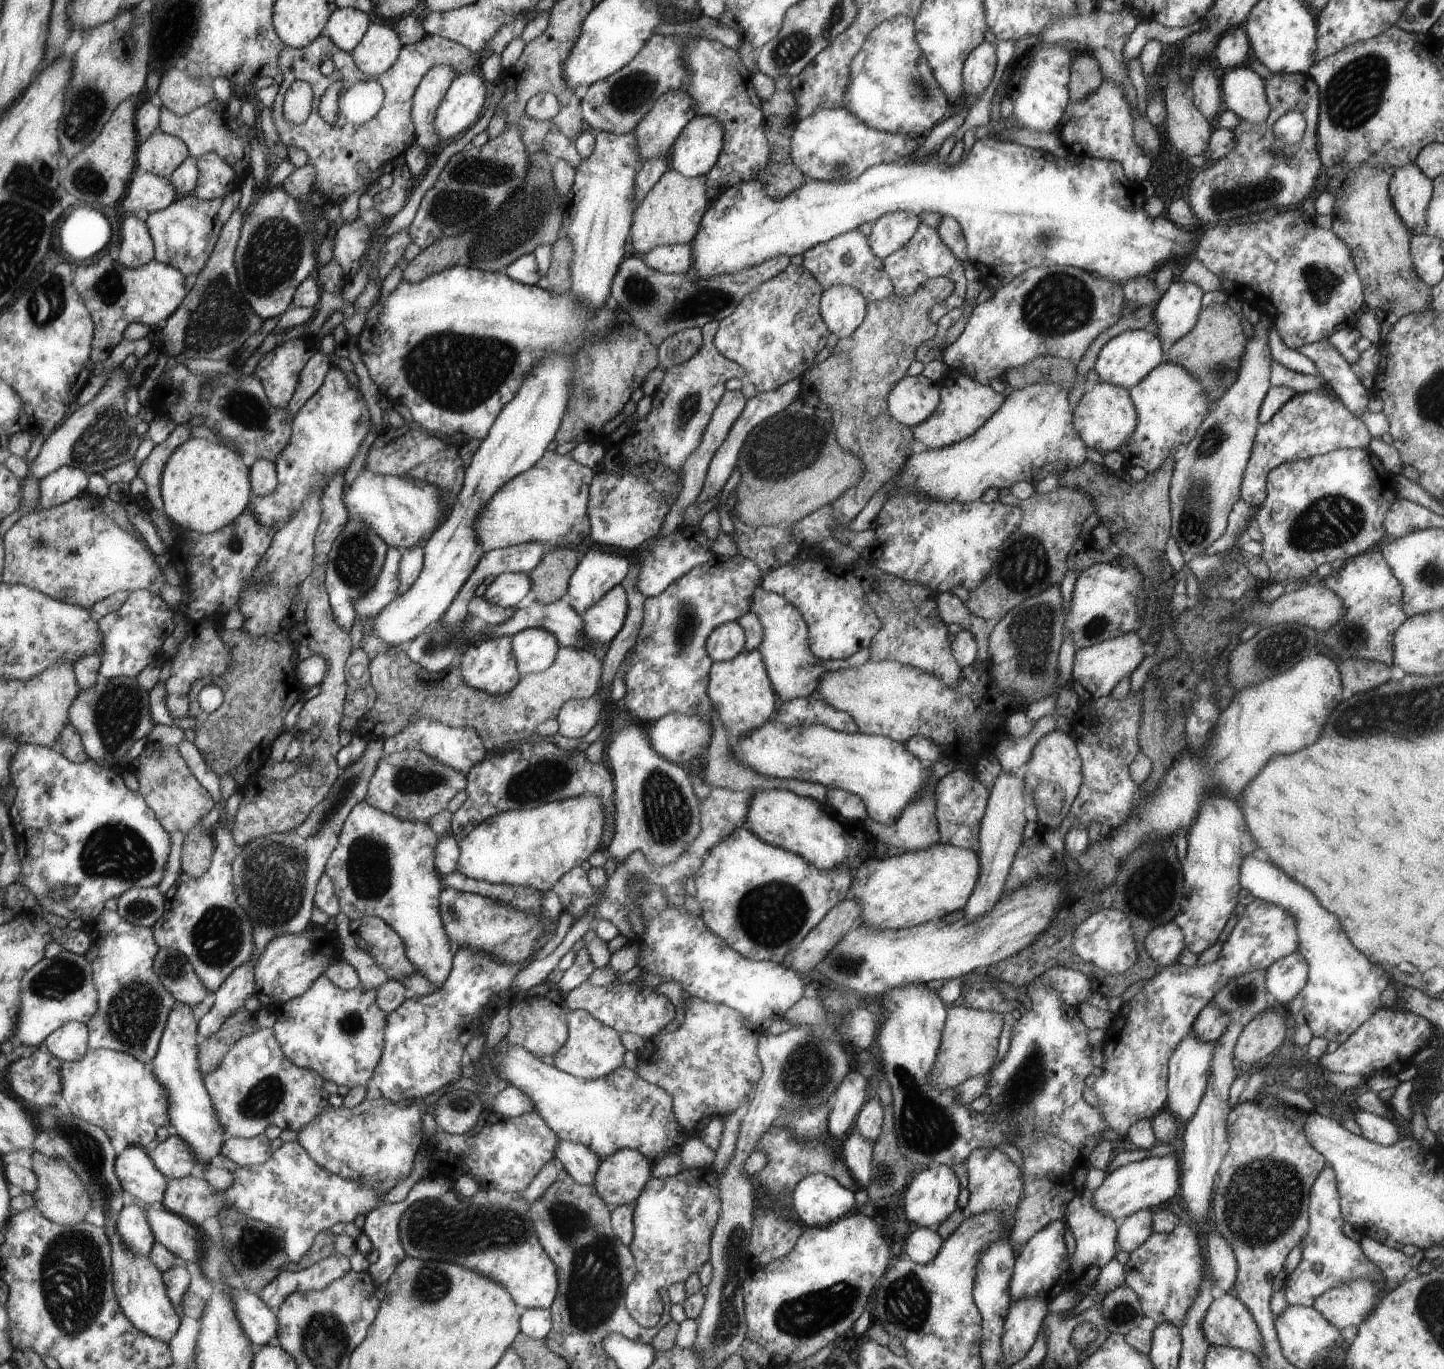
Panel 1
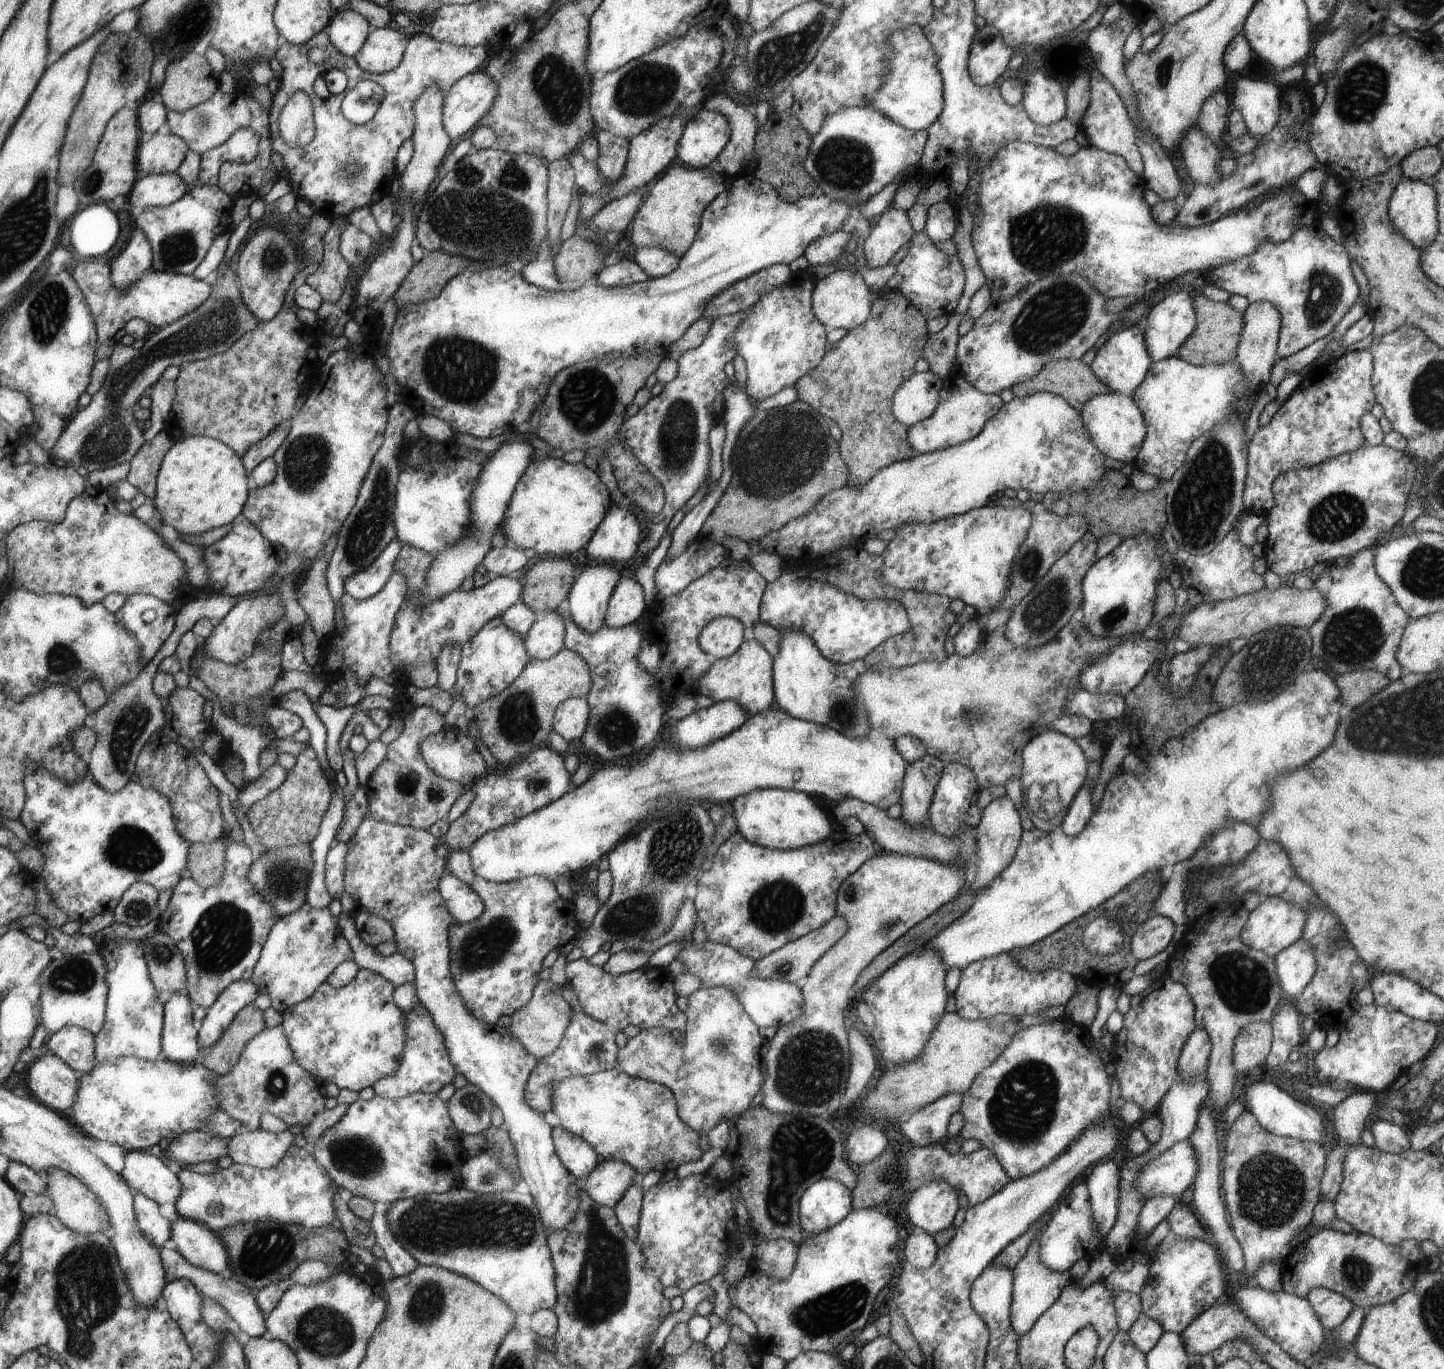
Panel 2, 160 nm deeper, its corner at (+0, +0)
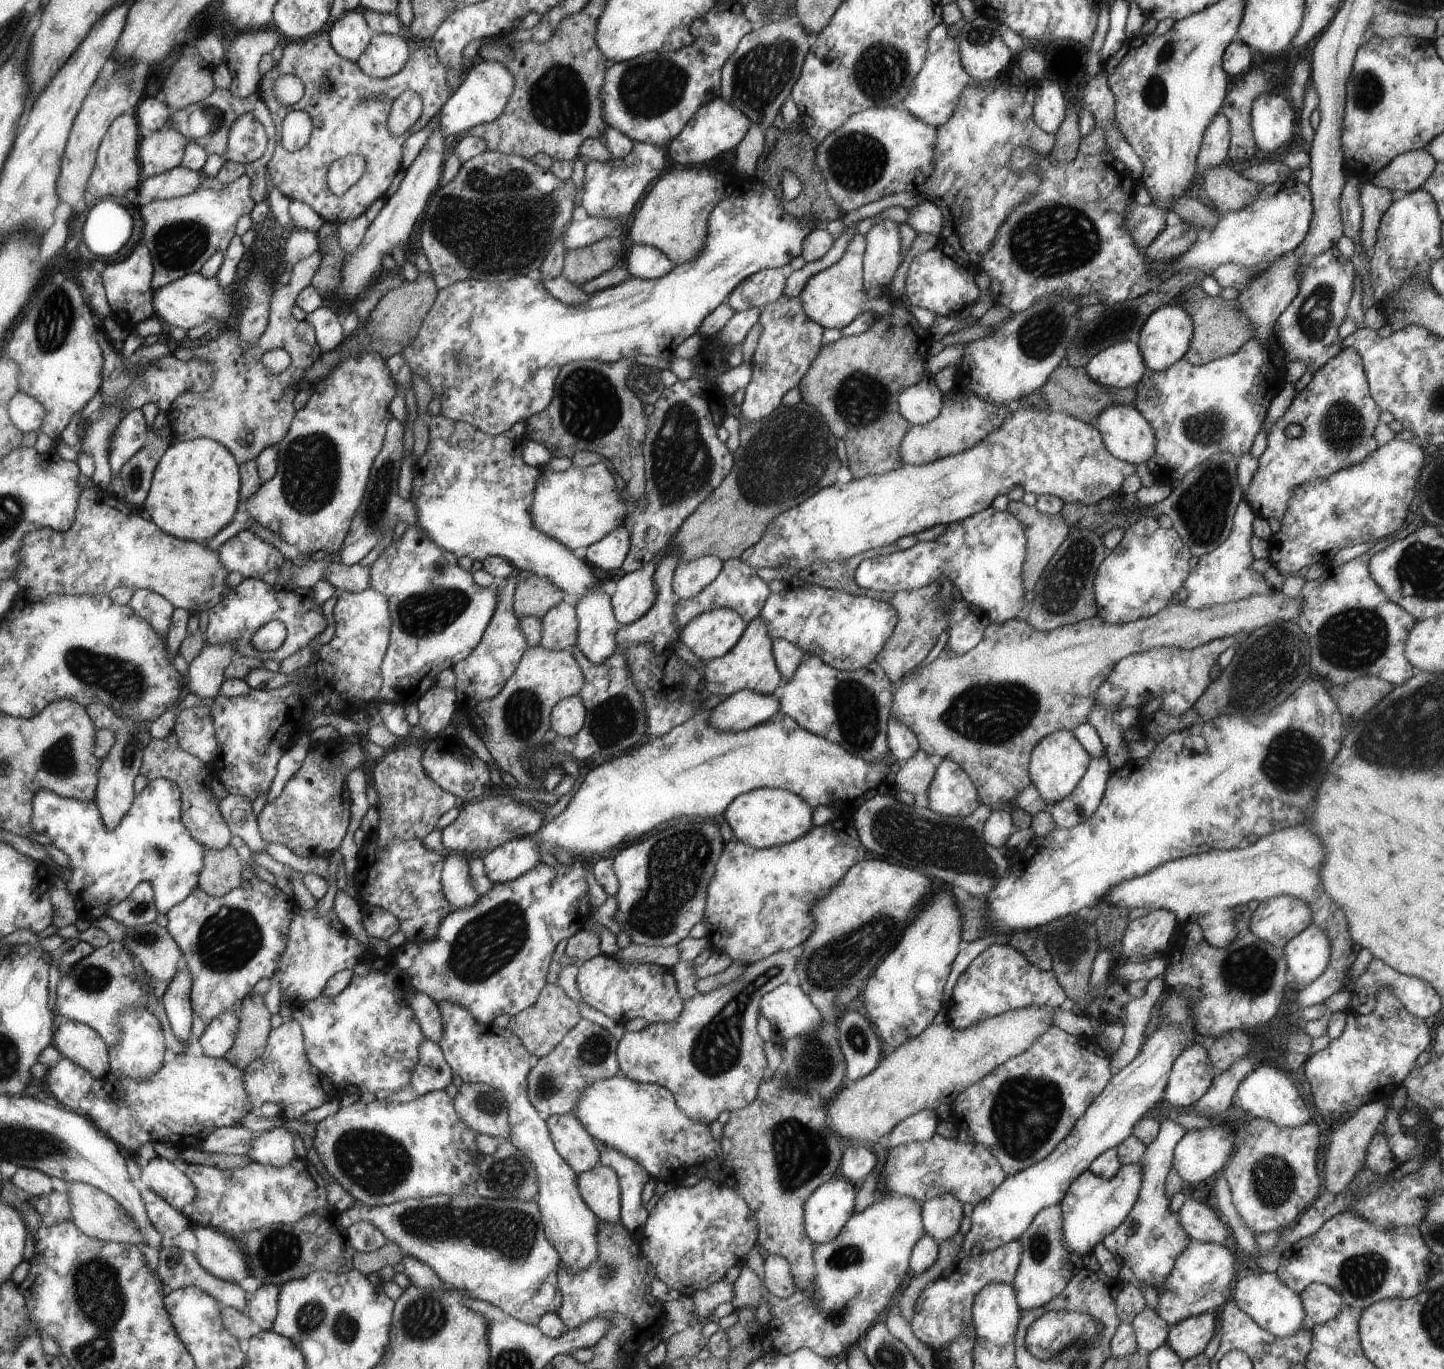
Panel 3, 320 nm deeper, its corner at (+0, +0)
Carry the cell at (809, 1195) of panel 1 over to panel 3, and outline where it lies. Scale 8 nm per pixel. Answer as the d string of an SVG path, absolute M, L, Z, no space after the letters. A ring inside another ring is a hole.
M833 1178L809 1197L805 1204L805 1231L818 1246L831 1243L854 1215L854 1186L846 1178Z

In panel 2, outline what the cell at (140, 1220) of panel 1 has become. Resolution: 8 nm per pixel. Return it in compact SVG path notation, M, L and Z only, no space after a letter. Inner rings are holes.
M140 1193L135 1196L135 1211L140 1228L153 1245L159 1248L171 1238L173 1222L161 1213L156 1201Z

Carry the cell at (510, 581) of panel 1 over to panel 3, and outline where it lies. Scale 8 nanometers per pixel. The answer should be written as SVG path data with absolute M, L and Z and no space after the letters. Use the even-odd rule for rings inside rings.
M412 525L369 566L370 588L387 596L391 609L391 640L382 664L381 702L402 706L418 702L436 685L436 676L466 659L486 634L487 624L499 602L499 593L495 586L477 586L472 573L461 568L457 558L435 543L423 528Z

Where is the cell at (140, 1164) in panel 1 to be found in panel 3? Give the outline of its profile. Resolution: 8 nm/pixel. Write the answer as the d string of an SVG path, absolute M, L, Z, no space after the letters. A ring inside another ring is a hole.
M156 1156L141 1172L140 1181L179 1211L184 1211L194 1202L195 1184L177 1162Z

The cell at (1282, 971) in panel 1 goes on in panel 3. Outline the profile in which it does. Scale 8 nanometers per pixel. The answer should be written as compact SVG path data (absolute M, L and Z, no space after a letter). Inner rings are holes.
M1314 924L1283 946L1290 978L1300 989L1313 983L1325 970L1331 957L1328 933Z

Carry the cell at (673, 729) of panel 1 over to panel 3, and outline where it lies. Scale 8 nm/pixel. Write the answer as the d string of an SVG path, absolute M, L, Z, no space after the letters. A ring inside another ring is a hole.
M744 689L717 704L709 723L723 731L745 731L767 723L781 710L781 702L773 694Z

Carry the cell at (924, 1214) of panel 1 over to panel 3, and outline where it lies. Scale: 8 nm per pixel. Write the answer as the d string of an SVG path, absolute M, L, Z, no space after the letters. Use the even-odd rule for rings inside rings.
M951 1194L928 1199L921 1204L924 1234L930 1235L937 1243L950 1240L959 1232L964 1218L963 1204Z

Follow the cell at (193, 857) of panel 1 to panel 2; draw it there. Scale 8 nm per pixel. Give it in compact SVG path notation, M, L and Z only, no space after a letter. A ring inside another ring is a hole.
M223 837L211 843L191 843L189 863L182 878L190 877L206 888L220 884L225 874L228 845Z

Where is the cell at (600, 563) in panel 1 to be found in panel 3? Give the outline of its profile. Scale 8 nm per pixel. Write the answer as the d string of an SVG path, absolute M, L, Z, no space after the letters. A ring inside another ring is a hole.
M599 582L580 599L575 608L579 619L577 648L595 665L603 665L617 650L617 633L622 626L614 613L611 597Z

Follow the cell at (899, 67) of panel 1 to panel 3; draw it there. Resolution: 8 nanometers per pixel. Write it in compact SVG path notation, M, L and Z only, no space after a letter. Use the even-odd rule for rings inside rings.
M943 22L935 26L927 38L927 55L923 67L913 79L908 96L899 104L899 108L907 108L914 116L925 123L937 127L950 120L956 110L958 99L963 95L964 87L982 87L994 90L994 80L977 81L973 79L961 65L956 37L951 37L949 26Z

